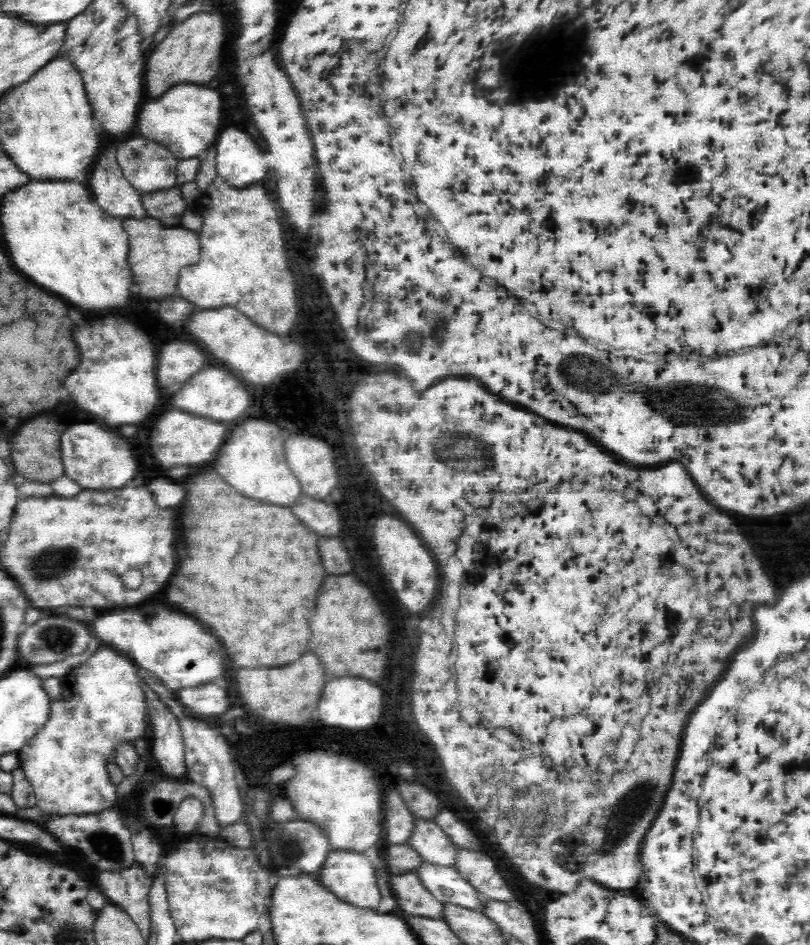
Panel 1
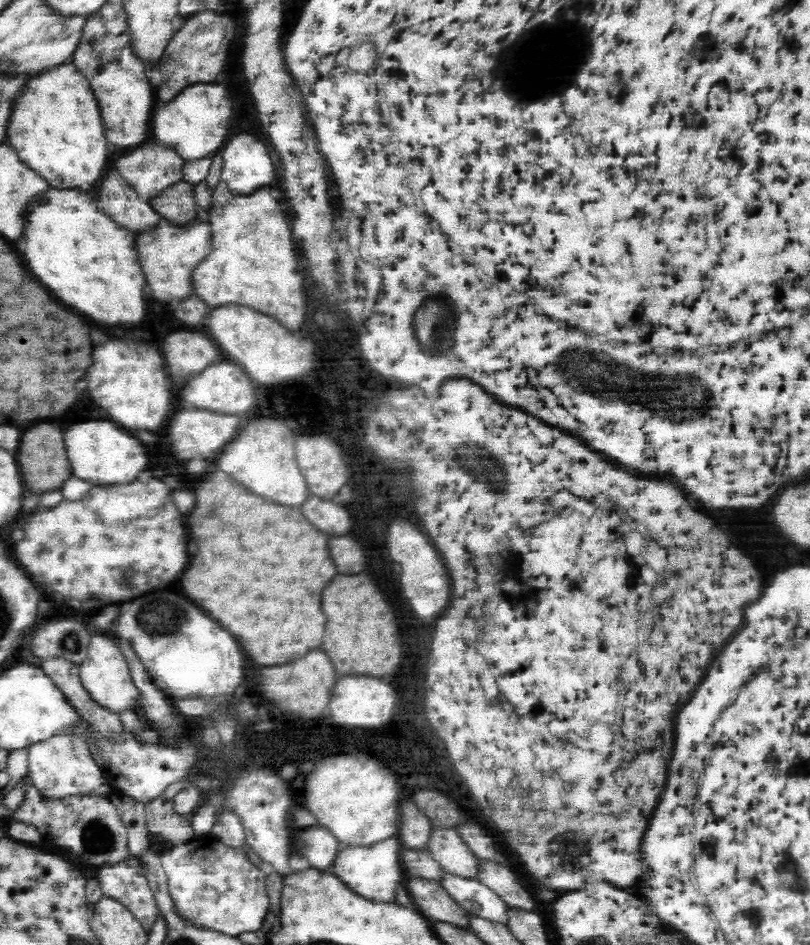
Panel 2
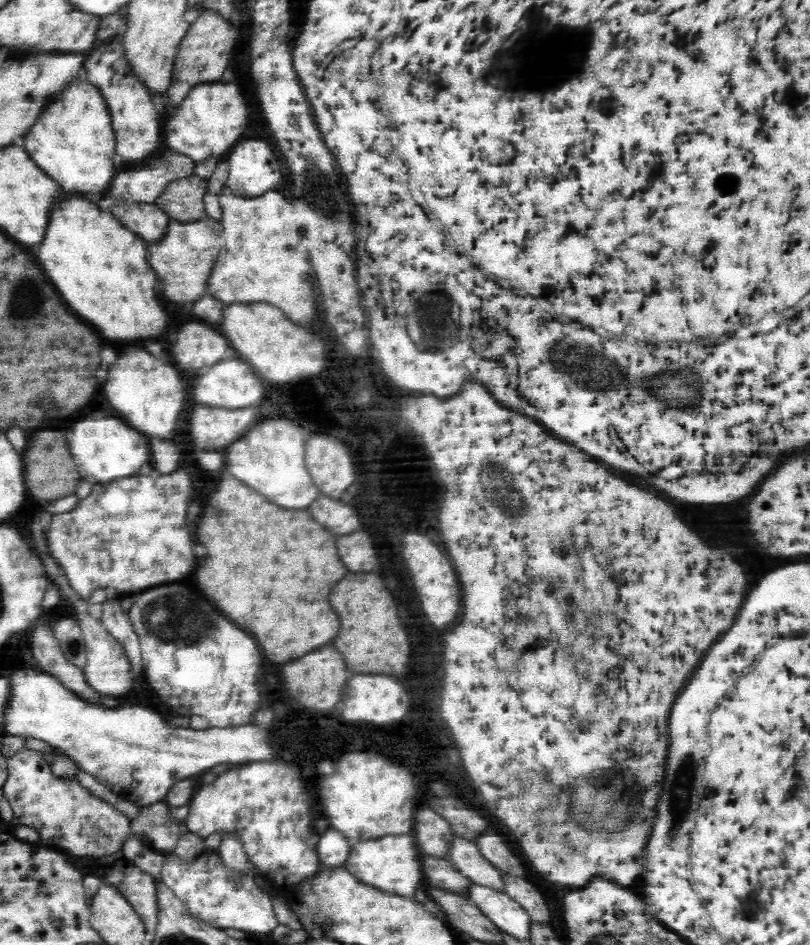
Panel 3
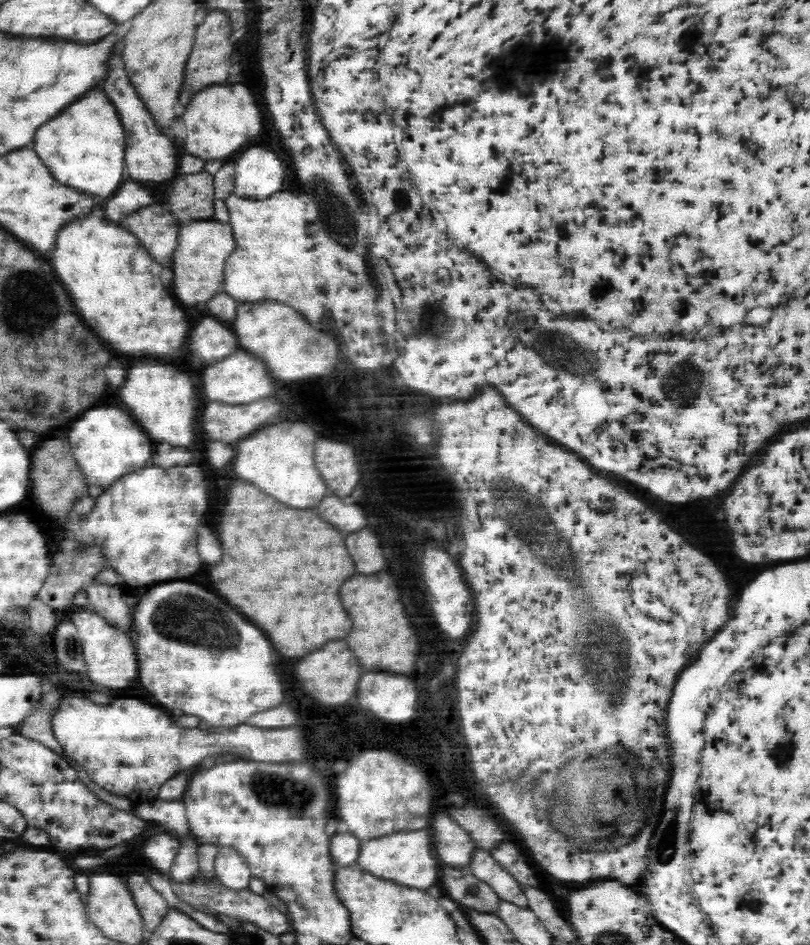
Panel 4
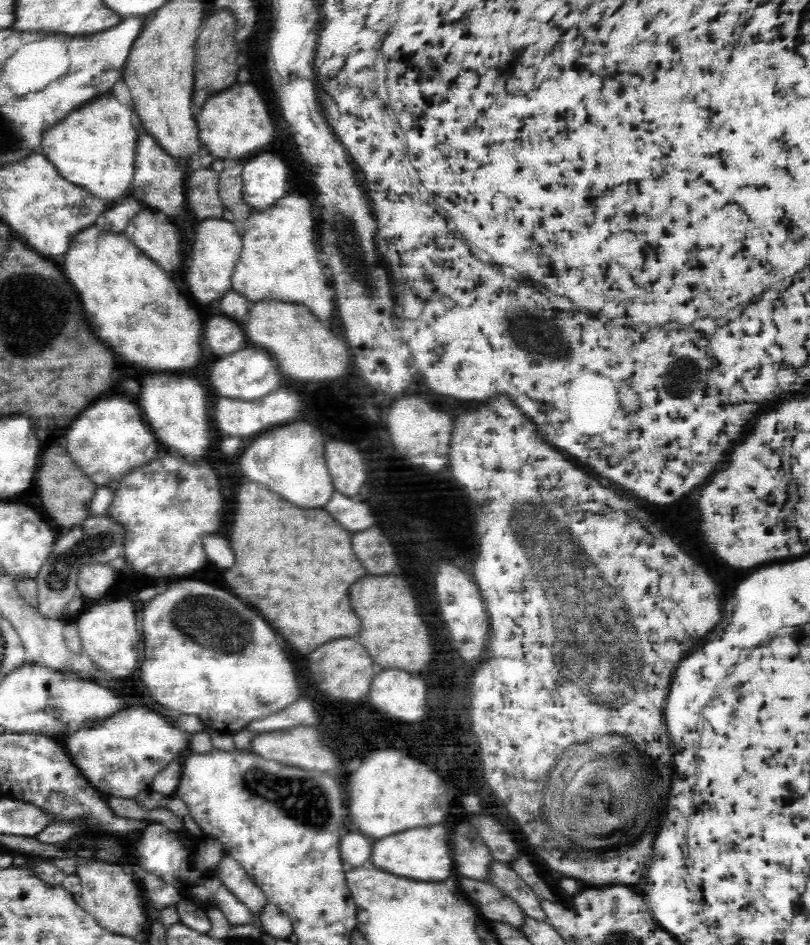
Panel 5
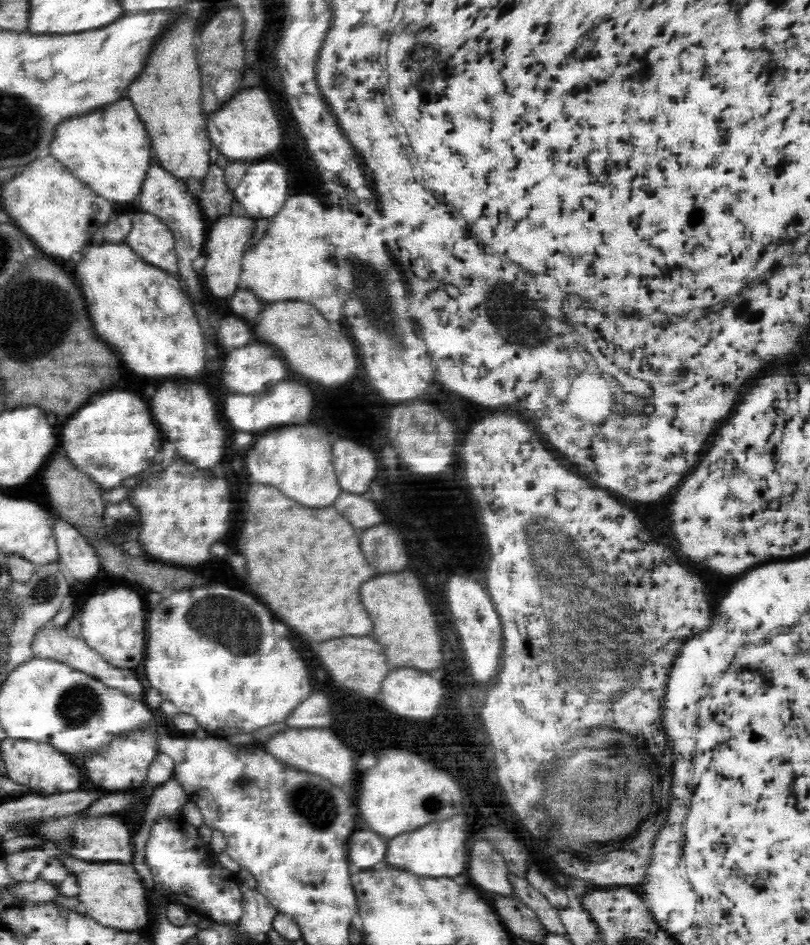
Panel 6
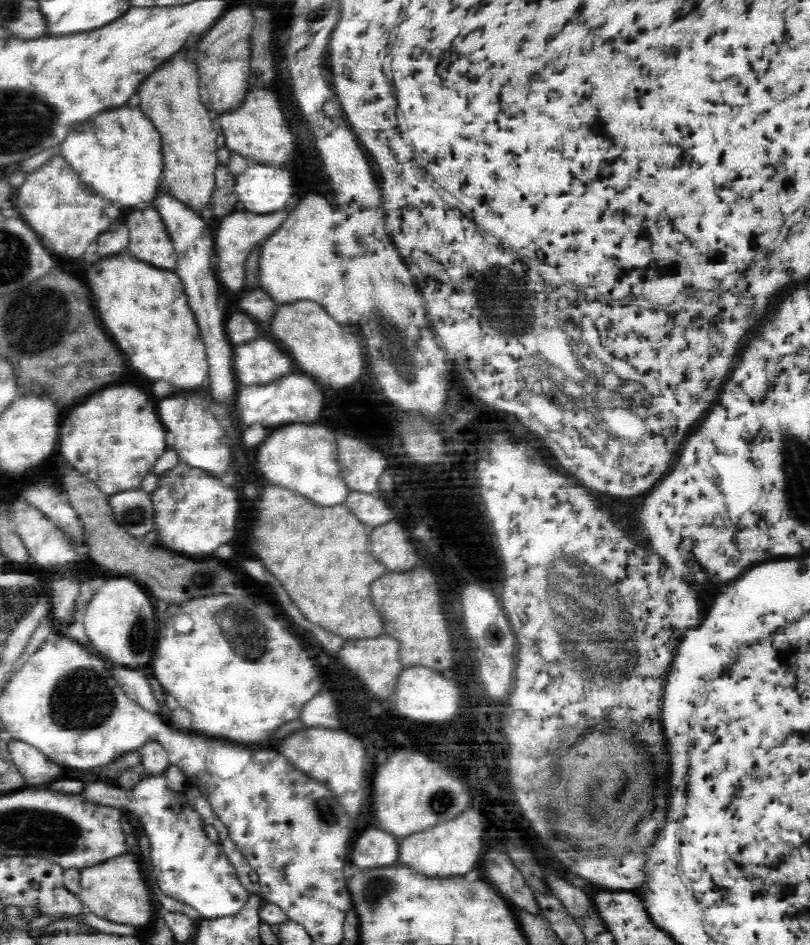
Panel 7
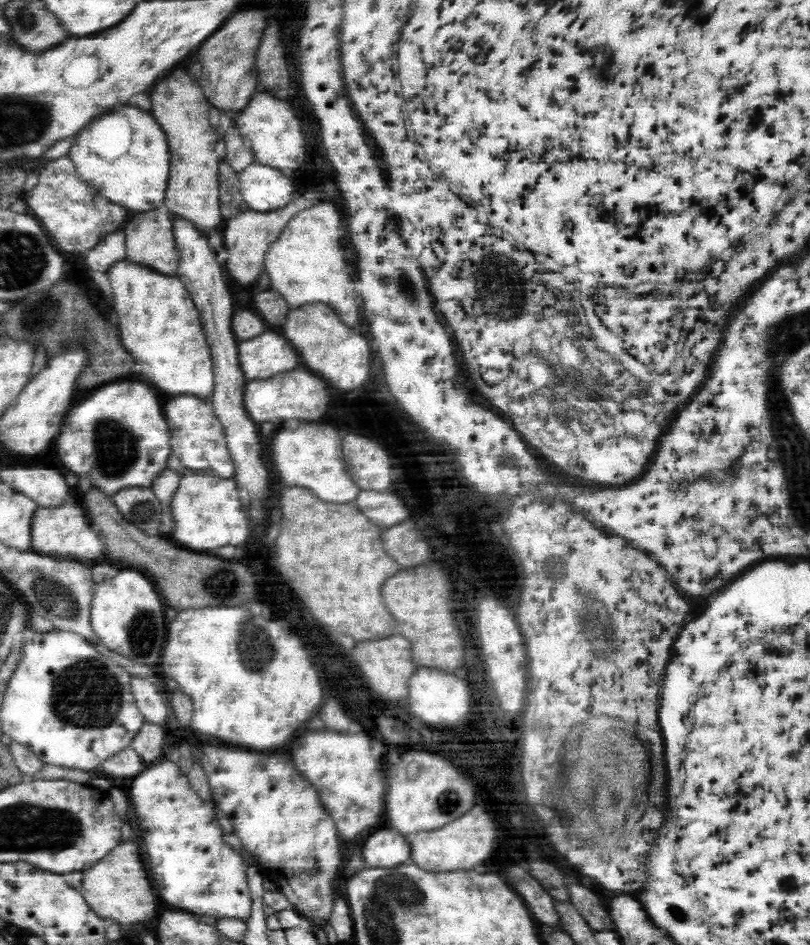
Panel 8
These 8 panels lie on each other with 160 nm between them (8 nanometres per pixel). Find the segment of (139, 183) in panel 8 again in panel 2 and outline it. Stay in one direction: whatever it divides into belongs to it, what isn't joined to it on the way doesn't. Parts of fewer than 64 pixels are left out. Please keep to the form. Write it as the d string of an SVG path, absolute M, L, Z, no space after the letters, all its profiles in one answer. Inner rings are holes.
M69 61L51 67L50 72L40 73L38 78L32 78L28 86L16 96L16 112L10 116L8 124L8 140L6 144L12 144L16 156L28 164L28 168L44 176L52 188L80 188L82 184L94 184L98 176L106 171L108 162L108 148L102 128L100 109L96 97L92 92L90 83L86 77Z

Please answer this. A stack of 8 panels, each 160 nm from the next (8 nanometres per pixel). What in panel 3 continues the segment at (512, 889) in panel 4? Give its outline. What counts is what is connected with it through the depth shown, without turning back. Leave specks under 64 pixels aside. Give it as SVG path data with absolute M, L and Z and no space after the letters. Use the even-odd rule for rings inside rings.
M455 835L444 856L470 882L493 888L497 892L506 892L502 872L480 854L474 841Z

